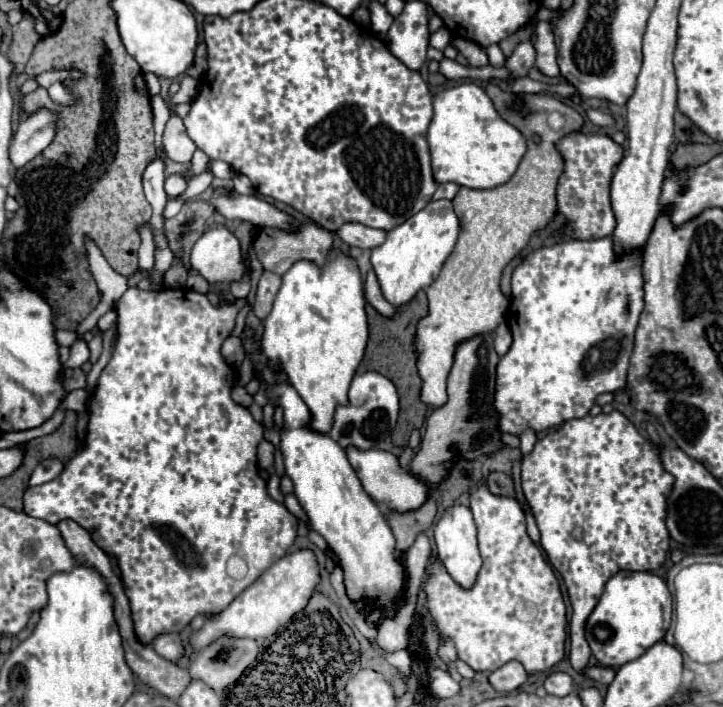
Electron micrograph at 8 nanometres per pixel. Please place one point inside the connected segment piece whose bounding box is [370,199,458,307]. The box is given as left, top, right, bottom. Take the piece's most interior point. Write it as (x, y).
(411, 258)

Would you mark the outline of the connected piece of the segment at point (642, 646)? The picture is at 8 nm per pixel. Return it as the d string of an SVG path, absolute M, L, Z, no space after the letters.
M620 571L606 583L606 589L604 589L598 605L588 615L586 625L584 625L584 635L592 649L592 655L598 659L598 663L604 667L618 669L624 663L638 659L656 641L664 639L664 635L670 627L670 621L672 621L672 595L668 591L666 581L648 571Z

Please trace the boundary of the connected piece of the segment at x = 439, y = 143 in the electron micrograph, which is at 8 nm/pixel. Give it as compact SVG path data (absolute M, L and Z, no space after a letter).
M460 83L434 97L434 117L428 127L432 173L436 183L456 183L468 189L504 185L526 153L524 135L500 119L486 91L474 83Z

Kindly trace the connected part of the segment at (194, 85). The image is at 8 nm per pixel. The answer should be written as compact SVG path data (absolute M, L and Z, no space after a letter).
M184 75L182 83L180 83L180 91L176 95L172 95L170 99L170 115L176 115L174 107L180 105L180 103L192 103L198 95L198 81L190 75Z

